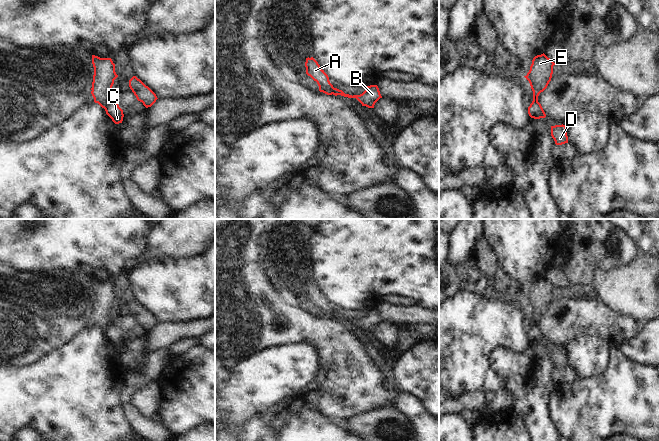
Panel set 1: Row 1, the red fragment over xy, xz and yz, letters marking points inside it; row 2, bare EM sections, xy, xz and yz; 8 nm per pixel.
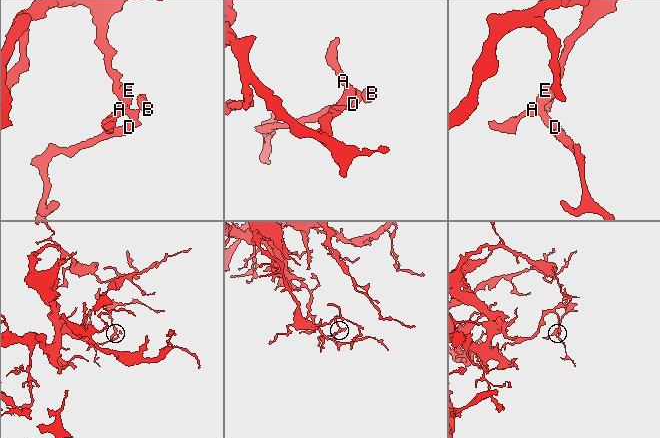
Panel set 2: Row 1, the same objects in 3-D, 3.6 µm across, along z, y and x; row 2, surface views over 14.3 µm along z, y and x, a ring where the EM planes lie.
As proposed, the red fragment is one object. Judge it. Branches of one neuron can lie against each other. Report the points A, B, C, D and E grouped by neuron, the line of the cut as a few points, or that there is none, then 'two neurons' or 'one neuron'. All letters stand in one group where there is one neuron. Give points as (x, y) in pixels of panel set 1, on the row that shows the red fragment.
A E / B C D | xy (110, 100), (104, 108) | two neurons

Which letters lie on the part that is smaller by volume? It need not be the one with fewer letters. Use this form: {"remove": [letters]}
{"remove": ["B", "C", "D"]}

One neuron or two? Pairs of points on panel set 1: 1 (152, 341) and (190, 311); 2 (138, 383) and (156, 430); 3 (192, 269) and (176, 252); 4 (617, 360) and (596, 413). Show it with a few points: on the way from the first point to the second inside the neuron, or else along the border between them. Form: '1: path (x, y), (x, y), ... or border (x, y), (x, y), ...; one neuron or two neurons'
1: border (198, 320), (158, 323); two neurons
2: path (127, 397), (129, 411), (142, 424); one neuron
3: border (204, 250), (187, 258), (159, 259); two neurons
4: path (617, 373), (617, 392), (609, 400); one neuron

